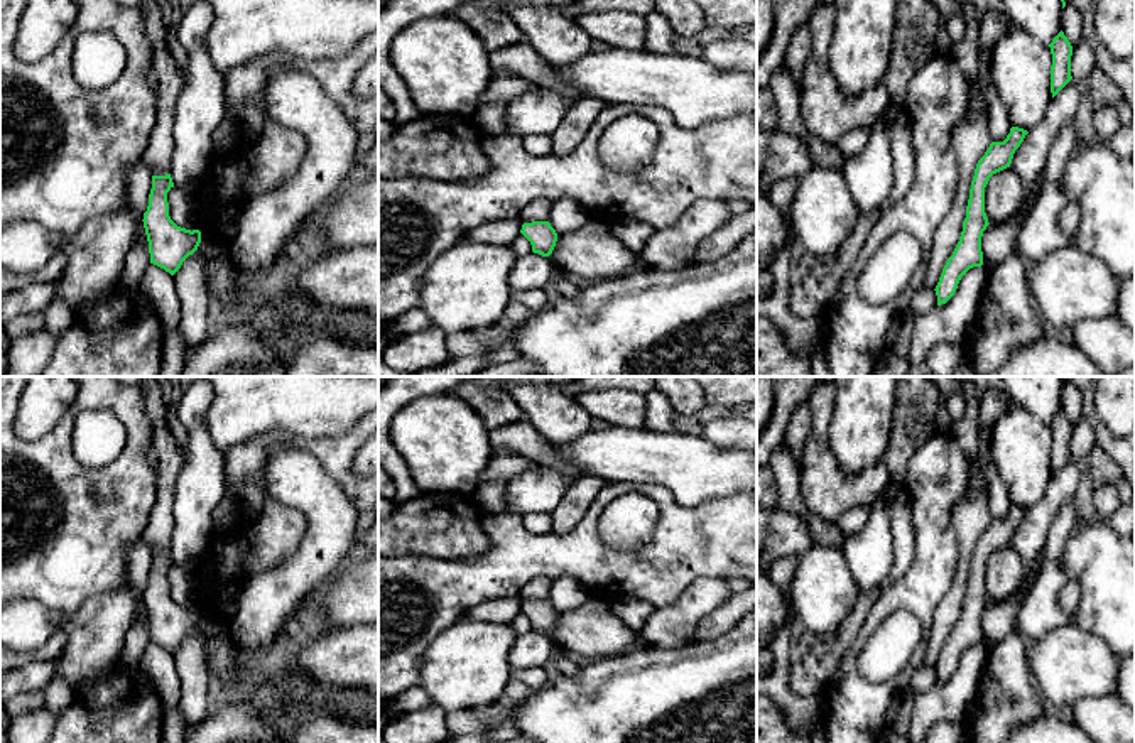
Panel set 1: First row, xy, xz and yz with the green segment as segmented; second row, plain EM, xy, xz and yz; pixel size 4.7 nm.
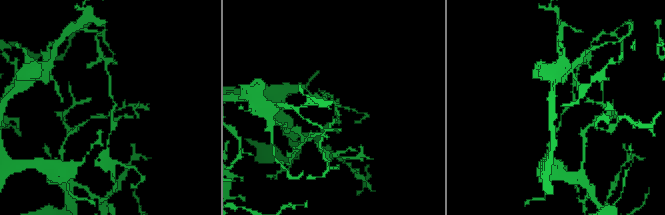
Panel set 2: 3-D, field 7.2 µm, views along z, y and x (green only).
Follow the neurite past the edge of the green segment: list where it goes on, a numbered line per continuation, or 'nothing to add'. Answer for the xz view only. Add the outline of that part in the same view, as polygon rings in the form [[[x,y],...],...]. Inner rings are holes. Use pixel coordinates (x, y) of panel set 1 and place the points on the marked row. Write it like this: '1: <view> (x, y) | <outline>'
nothing to add

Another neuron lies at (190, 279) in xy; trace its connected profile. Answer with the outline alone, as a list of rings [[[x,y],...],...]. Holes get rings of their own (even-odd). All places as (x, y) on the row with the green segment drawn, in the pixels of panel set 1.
[[[201,233],[198,250],[189,255],[172,275],[181,299],[179,333],[184,339],[184,358],[209,334],[206,328],[206,312],[209,306],[206,274],[209,263],[225,253],[230,253],[228,241],[221,241],[209,233]]]

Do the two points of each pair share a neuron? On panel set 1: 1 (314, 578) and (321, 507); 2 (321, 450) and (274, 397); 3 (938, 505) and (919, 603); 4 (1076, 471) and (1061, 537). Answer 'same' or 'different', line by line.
1: same
2: different
3: same
4: different

